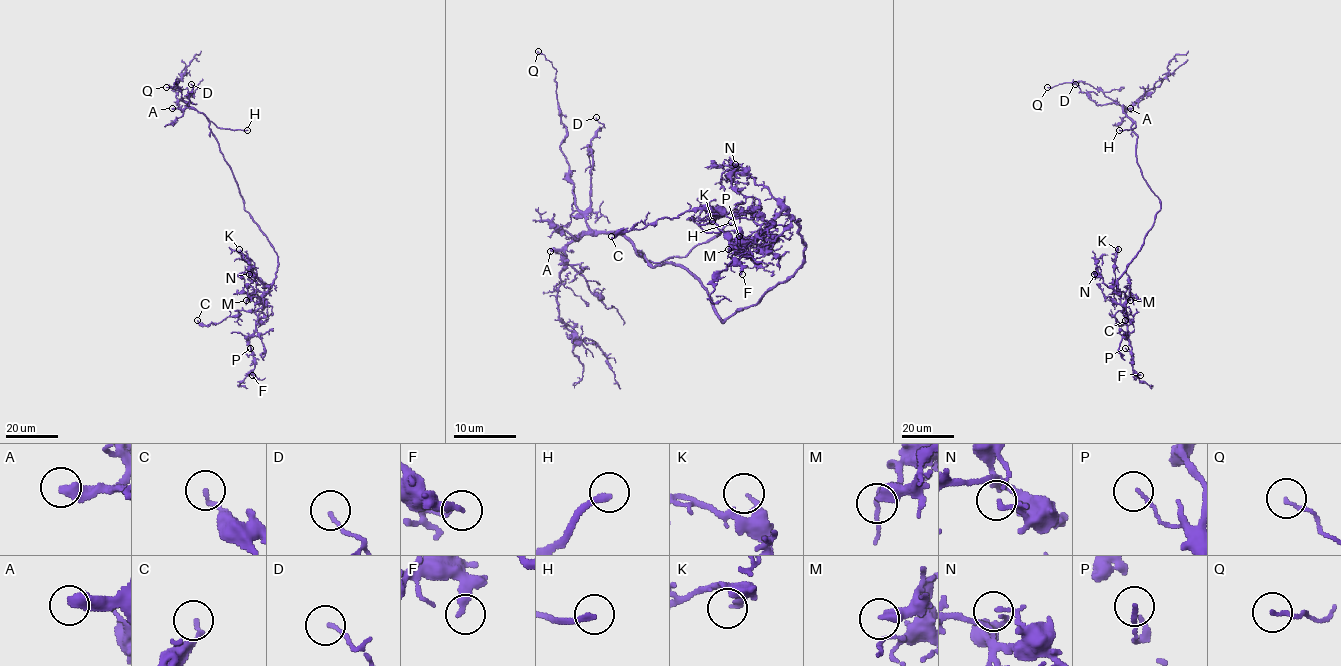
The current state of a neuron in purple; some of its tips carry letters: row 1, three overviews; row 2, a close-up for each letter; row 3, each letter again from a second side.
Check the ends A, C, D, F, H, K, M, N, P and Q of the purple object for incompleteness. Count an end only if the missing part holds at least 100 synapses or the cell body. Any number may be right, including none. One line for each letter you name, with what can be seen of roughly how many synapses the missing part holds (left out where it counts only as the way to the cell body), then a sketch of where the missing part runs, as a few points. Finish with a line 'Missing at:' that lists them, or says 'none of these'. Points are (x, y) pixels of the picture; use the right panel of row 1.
A: 190 syn | (1130, 108), (1121, 143), (1136, 174), (1139, 208), (1151, 222), (1137, 206), (1127, 212), (1121, 231)
H: (1119, 130), (1081, 116), (1060, 117), (1035, 123), (1026, 119)
Missing at: A, H

